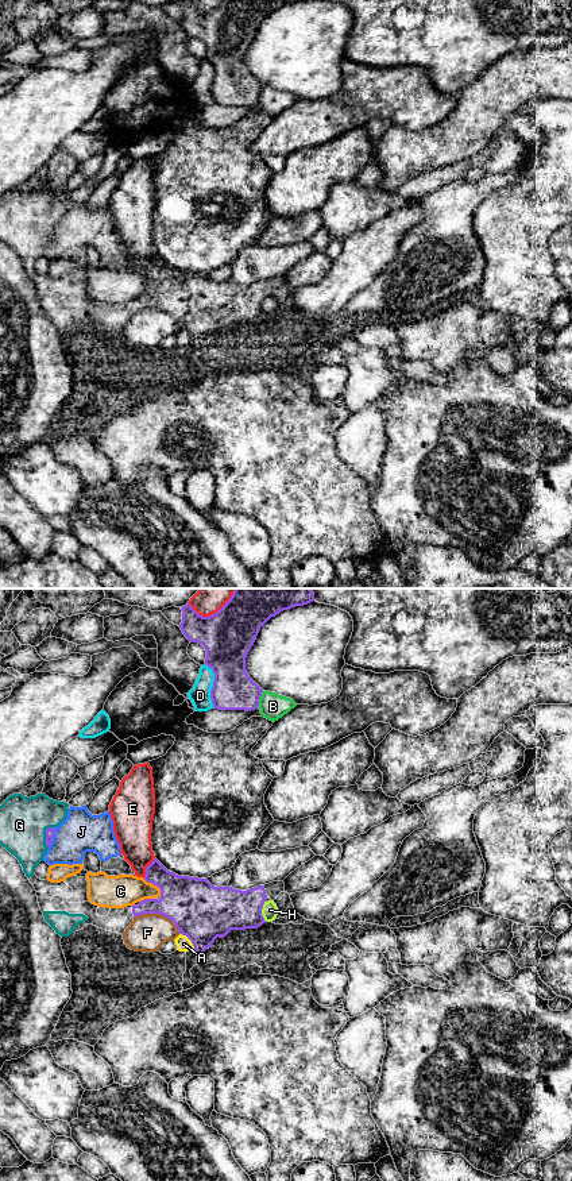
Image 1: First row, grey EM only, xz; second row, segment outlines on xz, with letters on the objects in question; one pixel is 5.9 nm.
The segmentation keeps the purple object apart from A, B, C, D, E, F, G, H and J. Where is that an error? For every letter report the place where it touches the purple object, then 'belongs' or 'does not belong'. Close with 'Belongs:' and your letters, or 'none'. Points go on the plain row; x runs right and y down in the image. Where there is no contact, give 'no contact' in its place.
A: contact xz (189, 334); does not belong
B: contact xz (259, 93); does not belong
C: contact xz (154, 280); does not belong
D: contact xz (213, 80); does not belong
E: contact xz (207, 12); does not belong
F: contact xz (158, 308); does not belong
G: contact xz (46, 230); belongs
H: contact xz (261, 307); belongs
J: contact xz (53, 231); belongs
Belongs: G, H, J

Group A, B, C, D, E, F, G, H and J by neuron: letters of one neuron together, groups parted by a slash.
A / B / C / D / E / F / G H J

